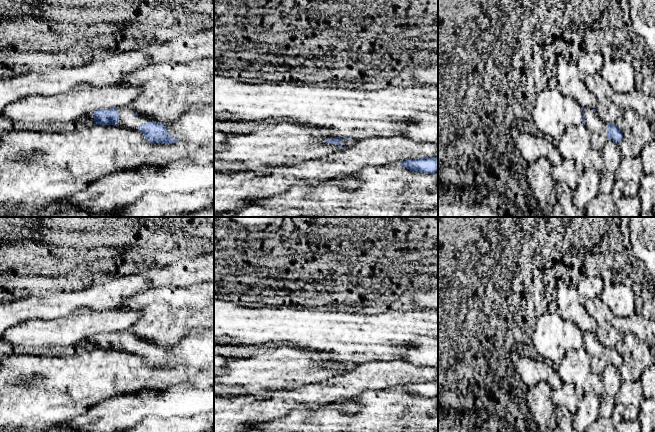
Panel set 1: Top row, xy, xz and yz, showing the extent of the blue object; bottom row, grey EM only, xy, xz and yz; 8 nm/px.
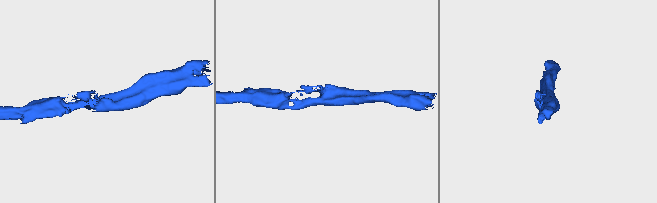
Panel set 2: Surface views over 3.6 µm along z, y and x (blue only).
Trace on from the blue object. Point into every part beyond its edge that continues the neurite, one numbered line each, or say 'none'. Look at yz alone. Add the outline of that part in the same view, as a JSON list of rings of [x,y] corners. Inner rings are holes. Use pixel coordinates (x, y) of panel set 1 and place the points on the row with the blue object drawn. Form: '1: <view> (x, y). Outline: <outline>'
1: yz (598, 129). Outline: [[[585,108],[585,123],[584,125],[590,130],[593,148],[597,151],[602,151],[607,140],[607,124],[603,123],[596,113],[591,108]]]

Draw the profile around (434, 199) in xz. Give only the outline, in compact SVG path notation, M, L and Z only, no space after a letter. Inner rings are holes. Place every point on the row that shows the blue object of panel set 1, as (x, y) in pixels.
M391 163L377 167L364 167L352 176L359 181L361 190L370 199L397 199L402 202L438 204L438 174L424 174L406 169L400 163Z

